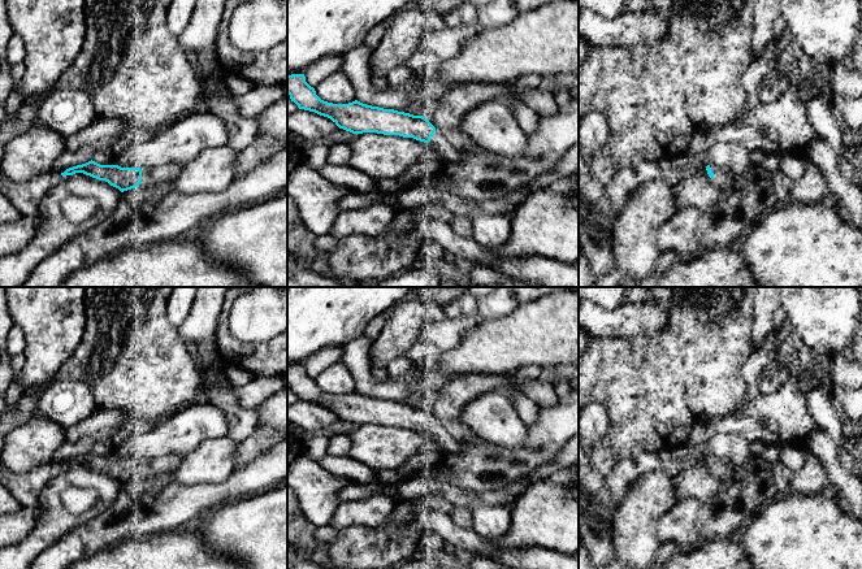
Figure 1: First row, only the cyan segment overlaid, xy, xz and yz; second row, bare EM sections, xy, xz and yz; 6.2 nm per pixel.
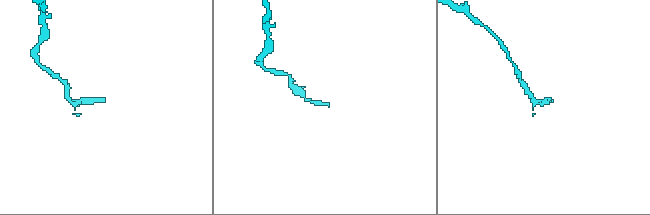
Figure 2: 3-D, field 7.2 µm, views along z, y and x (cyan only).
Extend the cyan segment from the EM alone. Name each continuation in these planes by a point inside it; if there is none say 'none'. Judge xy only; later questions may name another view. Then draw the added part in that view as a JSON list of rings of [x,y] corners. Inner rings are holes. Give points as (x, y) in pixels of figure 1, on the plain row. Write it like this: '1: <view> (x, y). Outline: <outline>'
1: xy (151, 467). Outline: [[[165,455],[151,459],[142,459],[142,472],[139,478],[148,478],[160,473],[172,473],[183,460],[179,455]]]

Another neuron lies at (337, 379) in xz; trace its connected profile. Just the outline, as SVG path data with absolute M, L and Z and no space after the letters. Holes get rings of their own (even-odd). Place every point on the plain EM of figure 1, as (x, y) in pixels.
M342 362L334 364L315 378L316 386L328 394L348 395L356 391L351 370Z

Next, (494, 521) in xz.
M475 505L471 513L472 529L484 538L498 539L511 527L511 508L507 505Z

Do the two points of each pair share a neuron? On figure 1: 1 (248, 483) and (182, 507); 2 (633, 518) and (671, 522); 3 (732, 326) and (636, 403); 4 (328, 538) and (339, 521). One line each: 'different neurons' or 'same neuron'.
1: same neuron
2: different neurons
3: same neuron
4: different neurons

